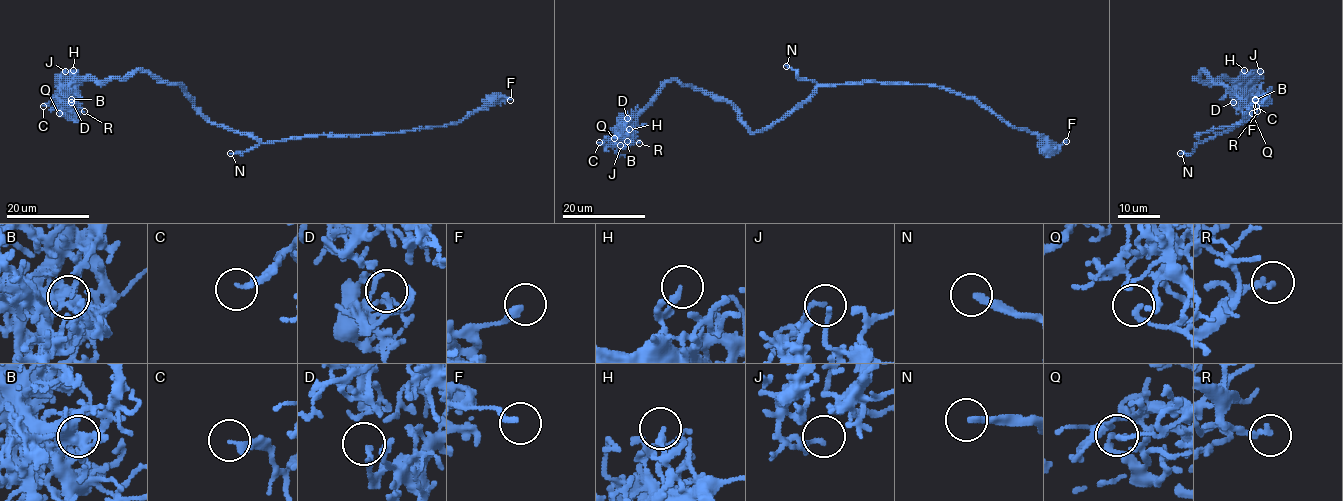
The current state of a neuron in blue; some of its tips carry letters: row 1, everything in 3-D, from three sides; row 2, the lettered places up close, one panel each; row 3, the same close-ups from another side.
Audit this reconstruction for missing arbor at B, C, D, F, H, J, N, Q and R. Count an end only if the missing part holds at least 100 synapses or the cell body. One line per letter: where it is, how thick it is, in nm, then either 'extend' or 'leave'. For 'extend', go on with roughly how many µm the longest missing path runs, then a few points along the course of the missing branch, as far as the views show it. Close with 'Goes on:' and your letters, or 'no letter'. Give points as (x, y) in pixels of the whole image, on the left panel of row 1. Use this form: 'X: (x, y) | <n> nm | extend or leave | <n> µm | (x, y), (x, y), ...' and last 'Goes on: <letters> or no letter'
B: (71, 99) | 100 nm | leave
C: (43, 106) | 240 nm | leave
D: (71, 102) | 200 nm | leave
F: (510, 100) | 220 nm | leave
H: (73, 70) | 200 nm | leave
J: (65, 71) | 170 nm | leave
N: (230, 153) | 240 nm | extend | 40 µm | (230, 153), (219, 153), (194, 141), (180, 140), (167, 147), (154, 147), (110, 127)
Q: (59, 113) | 170 nm | leave
R: (84, 111) | 190 nm | leave
Goes on: N

